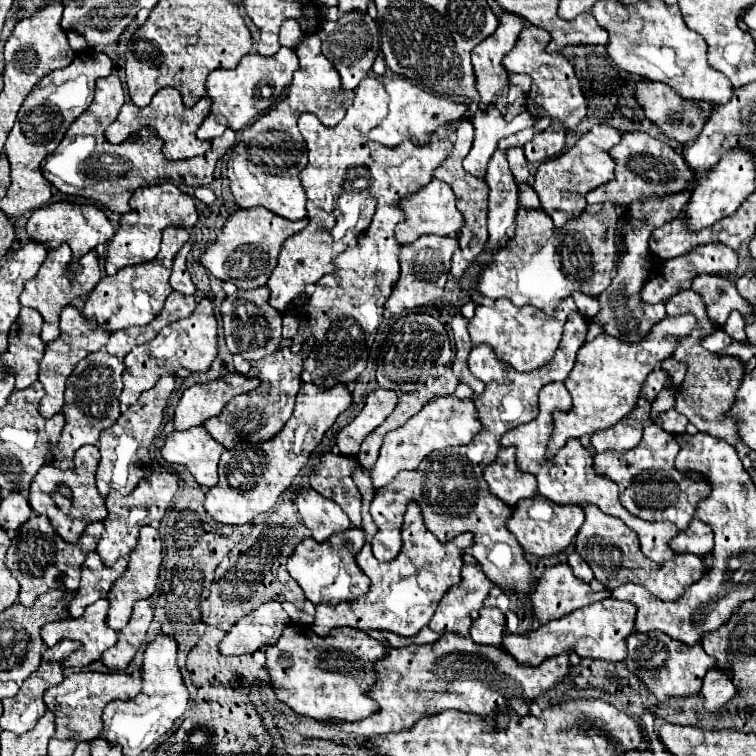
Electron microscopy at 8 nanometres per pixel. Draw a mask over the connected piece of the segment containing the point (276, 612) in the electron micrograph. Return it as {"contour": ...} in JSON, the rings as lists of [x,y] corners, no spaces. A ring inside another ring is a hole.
{"contour":[[[266,602],[234,624],[234,630],[220,642],[220,652],[226,656],[252,654],[276,644],[288,622],[290,618],[280,602]]]}

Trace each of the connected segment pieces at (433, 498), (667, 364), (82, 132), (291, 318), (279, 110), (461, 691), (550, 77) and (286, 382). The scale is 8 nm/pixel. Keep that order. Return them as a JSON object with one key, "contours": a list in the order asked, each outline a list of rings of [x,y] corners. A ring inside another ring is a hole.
{"contours":[[[[570,314],[568,322],[564,324],[564,334],[560,348],[556,350],[550,364],[546,364],[540,370],[520,374],[514,368],[510,368],[506,362],[498,360],[490,346],[474,346],[468,356],[470,372],[486,384],[486,390],[474,400],[474,406],[478,410],[478,420],[482,424],[482,430],[474,440],[466,446],[454,446],[446,450],[432,452],[416,470],[402,470],[390,486],[378,488],[372,504],[370,514],[378,526],[378,532],[372,540],[372,552],[380,562],[394,560],[400,552],[402,540],[400,540],[400,526],[402,516],[406,512],[408,500],[416,500],[422,506],[424,522],[428,530],[442,542],[454,538],[460,532],[474,532],[474,558],[480,562],[484,574],[500,588],[512,588],[512,592],[518,598],[518,604],[524,604],[524,600],[530,598],[534,588],[532,578],[532,566],[526,560],[522,546],[518,540],[514,540],[514,534],[506,528],[506,520],[512,516],[512,508],[490,494],[488,484],[482,476],[484,468],[496,458],[496,452],[500,448],[500,438],[506,430],[530,422],[538,416],[538,392],[546,382],[566,380],[574,368],[576,352],[580,344],[584,342],[588,332],[588,320],[584,314]]],[[[668,358],[668,360],[664,360],[660,366],[670,374],[670,378],[672,378],[672,382],[674,382],[674,386],[678,388],[678,386],[682,384],[682,380],[684,380],[686,366],[684,366],[682,362],[678,362],[676,358]]],[[[116,74],[96,80],[96,96],[86,112],[82,112],[58,148],[42,162],[42,172],[60,192],[84,198],[94,204],[102,204],[114,212],[128,212],[128,198],[144,184],[174,180],[186,186],[206,186],[212,182],[216,162],[226,154],[226,148],[212,146],[210,152],[196,156],[194,160],[166,160],[162,154],[162,140],[154,136],[154,128],[142,128],[134,140],[122,144],[110,144],[104,138],[104,130],[118,116],[120,104],[124,104],[124,92]]],[[[290,312],[284,314],[284,338],[292,338],[298,332],[298,318]]],[[[318,34],[304,36],[300,46],[296,48],[296,54],[300,60],[300,68],[294,72],[288,96],[274,110],[266,112],[260,120],[256,120],[250,128],[242,132],[240,142],[234,146],[228,160],[228,180],[236,204],[240,208],[264,206],[288,220],[302,220],[306,216],[306,192],[296,170],[286,168],[274,174],[274,162],[304,162],[304,144],[296,144],[302,142],[296,128],[298,116],[302,112],[312,112],[320,118],[320,122],[328,122],[328,126],[334,126],[344,118],[346,106],[350,102],[348,94],[340,86],[340,76],[336,68],[320,50]]],[[[444,634],[434,644],[388,648],[388,656],[376,664],[378,680],[370,688],[370,698],[380,704],[380,710],[358,722],[336,722],[344,732],[356,736],[390,734],[412,728],[420,718],[434,716],[444,710],[460,710],[478,714],[482,718],[494,718],[494,730],[502,730],[508,712],[526,716],[530,702],[546,690],[562,684],[570,674],[572,666],[566,654],[544,660],[538,668],[526,668],[518,664],[502,648],[474,644],[470,638]]],[[[536,26],[524,28],[516,46],[504,56],[502,64],[510,72],[526,72],[528,76],[532,76],[532,90],[530,90],[530,100],[526,102],[526,110],[534,118],[548,116],[548,118],[564,124],[566,130],[574,130],[588,112],[586,94],[580,88],[580,80],[578,80],[572,64],[562,54],[544,52],[544,44],[548,44],[548,42],[550,42],[550,34],[546,30],[536,28]]],[[[278,348],[278,352],[266,356],[266,360],[258,360],[252,366],[250,376],[258,376],[262,380],[260,388],[246,392],[246,394],[240,394],[240,396],[234,396],[234,400],[230,400],[224,406],[220,416],[206,420],[204,428],[210,432],[210,436],[216,442],[220,442],[226,448],[236,448],[246,442],[256,444],[260,440],[272,438],[276,432],[282,430],[286,420],[292,416],[294,400],[296,400],[296,394],[302,384],[300,374],[302,374],[304,360],[306,360],[304,352],[292,354],[290,348]]]]}

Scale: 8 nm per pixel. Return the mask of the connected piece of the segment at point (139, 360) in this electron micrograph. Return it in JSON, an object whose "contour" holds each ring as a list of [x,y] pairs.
{"contour":[[[202,298],[190,316],[186,316],[174,324],[168,324],[166,328],[162,328],[162,332],[152,342],[146,342],[146,344],[134,348],[124,358],[124,364],[126,364],[124,390],[120,394],[122,410],[132,406],[144,390],[148,390],[156,384],[156,380],[160,376],[178,372],[180,368],[188,368],[192,372],[206,372],[216,356],[218,356],[218,320],[214,316],[212,300]]]}

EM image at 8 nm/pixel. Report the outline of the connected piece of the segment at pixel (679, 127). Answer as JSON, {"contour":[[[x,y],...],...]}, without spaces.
{"contour":[[[638,82],[636,84],[636,98],[646,112],[646,118],[650,118],[654,124],[660,126],[660,130],[666,136],[676,138],[678,142],[692,142],[702,132],[708,116],[716,108],[716,104],[702,104],[696,100],[684,100],[670,86],[662,84],[662,82]]]}

